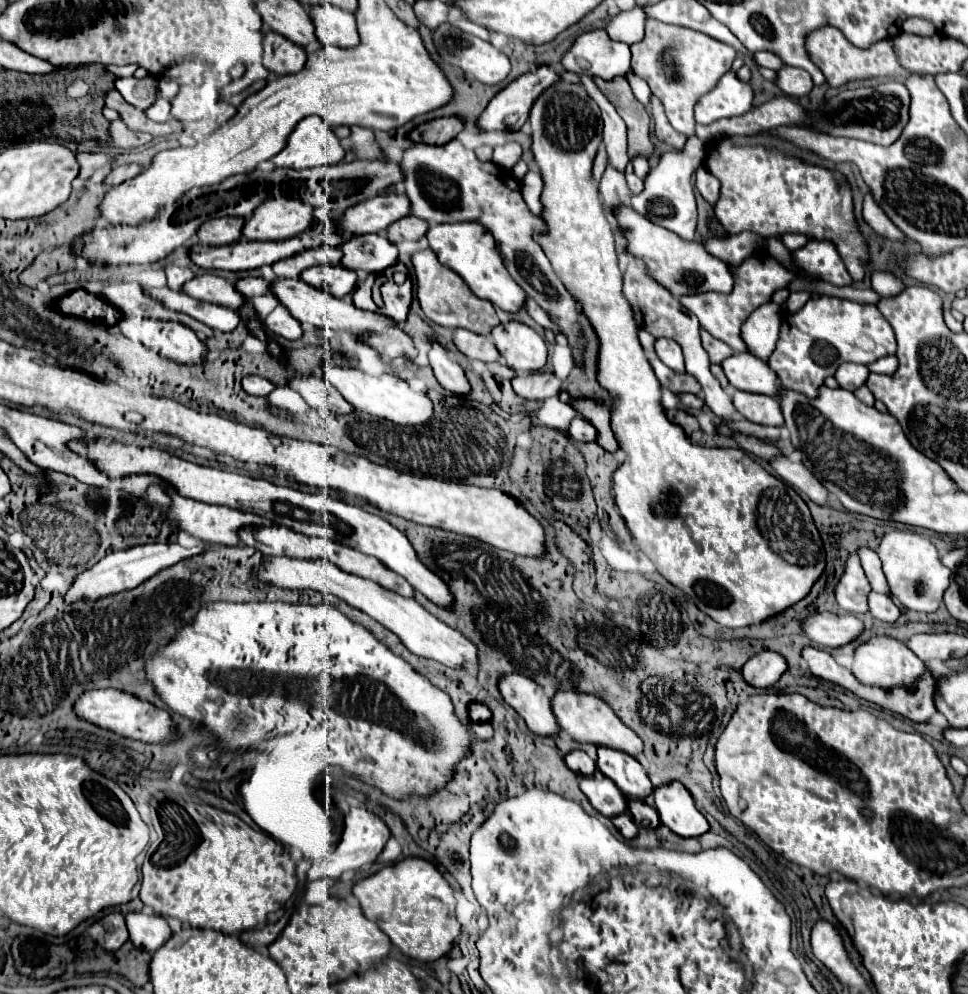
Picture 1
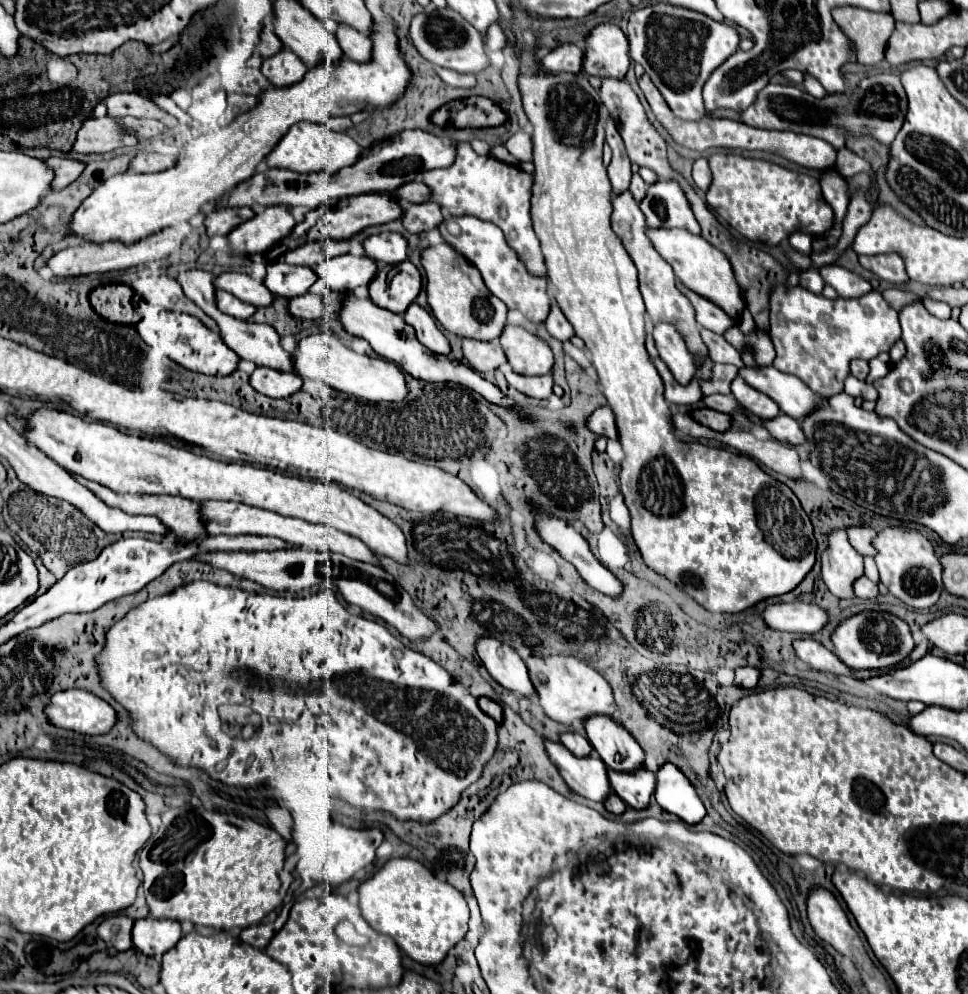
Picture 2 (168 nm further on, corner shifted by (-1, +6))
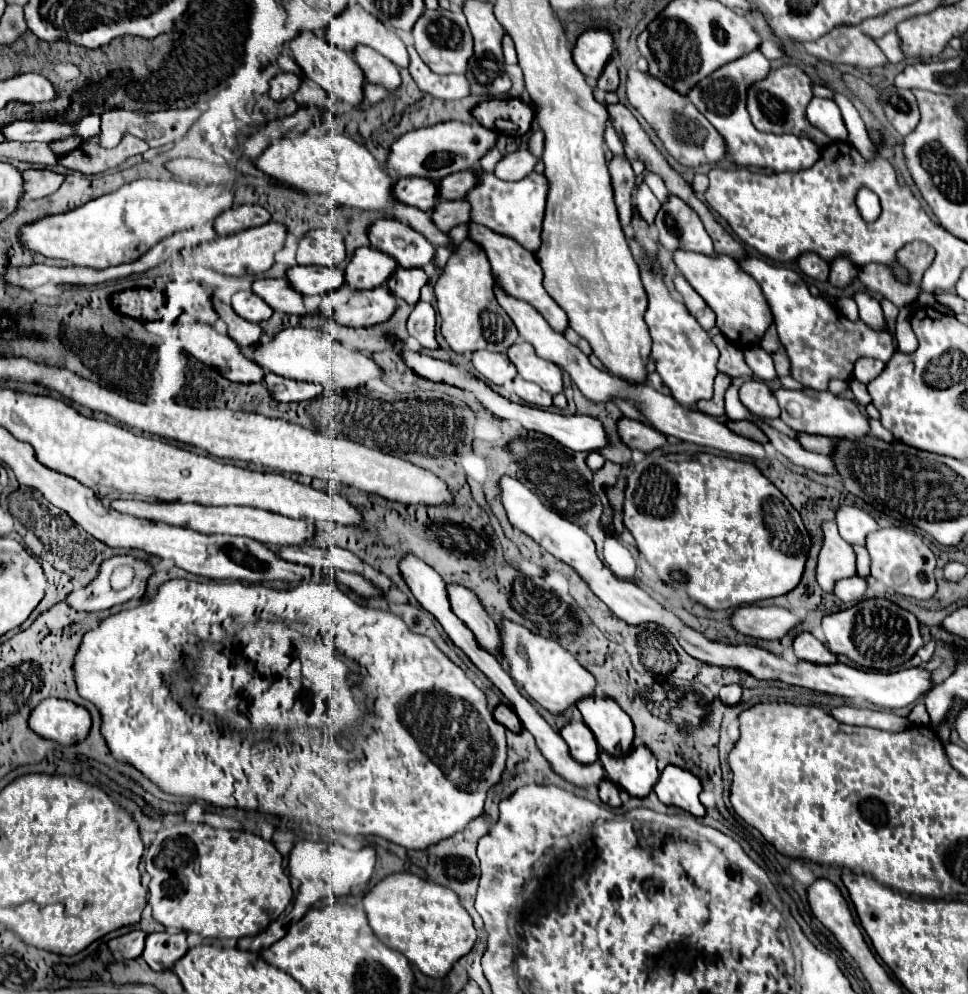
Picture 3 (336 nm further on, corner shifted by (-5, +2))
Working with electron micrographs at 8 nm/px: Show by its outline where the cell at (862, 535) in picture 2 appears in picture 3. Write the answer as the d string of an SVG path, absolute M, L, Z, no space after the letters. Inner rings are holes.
M840 506L836 510L836 524L840 536L848 544L860 544L860 546L864 546L864 540L870 532L878 530L876 520L866 510L856 506Z

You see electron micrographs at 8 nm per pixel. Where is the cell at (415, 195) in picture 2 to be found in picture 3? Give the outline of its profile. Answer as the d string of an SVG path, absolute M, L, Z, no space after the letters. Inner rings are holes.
M474 170L450 174L438 182L440 198L446 198L446 200L462 200L474 186L478 186L478 174Z

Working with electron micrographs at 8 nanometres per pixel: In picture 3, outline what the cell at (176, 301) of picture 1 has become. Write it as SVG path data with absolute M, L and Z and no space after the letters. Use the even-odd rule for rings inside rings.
M252 290L236 292L232 296L232 306L238 316L242 316L244 320L250 320L254 324L264 322L274 314L274 310L260 296L256 296Z

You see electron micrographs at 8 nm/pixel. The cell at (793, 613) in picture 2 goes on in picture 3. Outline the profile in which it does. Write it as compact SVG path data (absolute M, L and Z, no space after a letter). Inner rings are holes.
M740 606L730 616L730 624L734 626L736 632L764 640L776 640L786 636L786 632L794 628L798 622L800 618L778 606L770 606L770 608Z

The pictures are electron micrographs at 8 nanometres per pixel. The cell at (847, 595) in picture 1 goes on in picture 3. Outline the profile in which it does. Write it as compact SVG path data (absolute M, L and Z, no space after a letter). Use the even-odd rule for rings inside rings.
M822 522L822 538L816 580L824 592L832 592L836 580L856 574L856 554L852 546L840 538L836 522Z

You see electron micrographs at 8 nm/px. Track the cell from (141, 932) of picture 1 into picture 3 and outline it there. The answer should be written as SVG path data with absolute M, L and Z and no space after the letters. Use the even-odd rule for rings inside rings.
M156 932L156 934L148 934L142 958L148 962L152 970L162 972L162 970L172 970L174 964L186 952L188 952L186 932L178 932L178 934Z

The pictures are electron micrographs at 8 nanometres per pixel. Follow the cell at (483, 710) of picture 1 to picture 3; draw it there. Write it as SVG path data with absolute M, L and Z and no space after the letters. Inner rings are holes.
M506 704L496 706L496 708L494 708L494 718L496 718L502 726L506 726L508 730L512 730L512 732L522 732L522 722L518 722L518 716L514 714L514 710L512 710L510 706L506 706Z

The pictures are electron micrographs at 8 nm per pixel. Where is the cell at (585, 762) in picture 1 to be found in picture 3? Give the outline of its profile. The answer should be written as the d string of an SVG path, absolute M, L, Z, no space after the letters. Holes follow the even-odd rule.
M570 720L560 728L560 736L568 744L570 756L580 764L592 764L598 760L598 742L594 734L580 720Z

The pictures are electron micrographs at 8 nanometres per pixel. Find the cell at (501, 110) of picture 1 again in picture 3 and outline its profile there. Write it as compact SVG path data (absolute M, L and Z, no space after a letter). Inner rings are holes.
M592 28L586 30L574 48L574 64L584 76L590 76L594 80L600 78L606 60L616 56L614 46L614 34L608 28Z

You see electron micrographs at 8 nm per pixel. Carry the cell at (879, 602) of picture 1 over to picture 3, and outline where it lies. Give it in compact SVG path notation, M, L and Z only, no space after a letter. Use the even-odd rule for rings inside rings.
M852 576L852 578L842 578L836 582L834 586L834 596L842 602L860 602L864 598L866 592L866 582L860 576Z

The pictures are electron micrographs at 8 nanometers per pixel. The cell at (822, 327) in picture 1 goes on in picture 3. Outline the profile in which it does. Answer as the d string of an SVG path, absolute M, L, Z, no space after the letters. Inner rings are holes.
M756 256L742 258L738 266L762 286L774 314L780 342L784 344L792 362L792 378L802 382L806 388L828 390L830 378L852 378L854 362L860 356L888 362L890 356L896 352L894 336L890 332L874 332L862 320L848 320L844 314L840 314L840 310L824 302L820 296L812 296L806 282L794 270L772 266Z

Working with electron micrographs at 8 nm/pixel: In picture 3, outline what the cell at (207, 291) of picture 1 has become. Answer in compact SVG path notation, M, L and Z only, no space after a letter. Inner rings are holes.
M268 278L268 280L256 280L252 284L252 290L274 310L286 312L286 314L298 314L308 316L314 312L308 312L304 308L304 296L294 290L286 278Z

